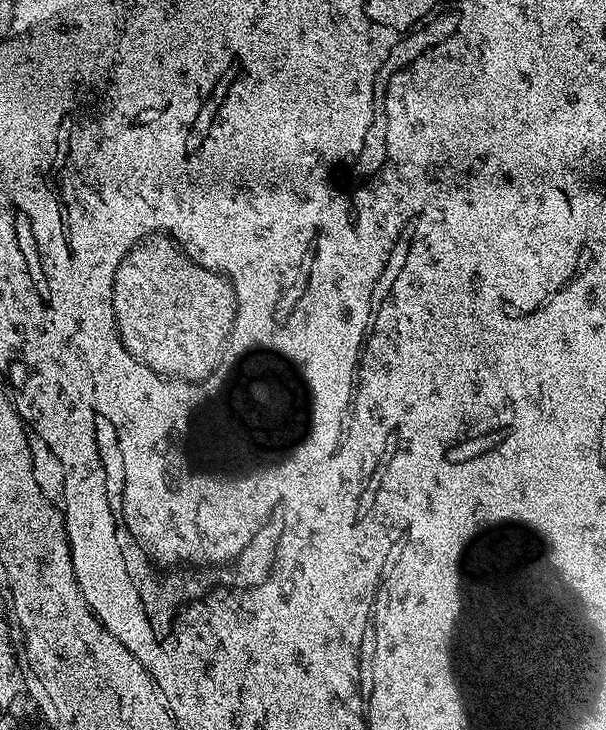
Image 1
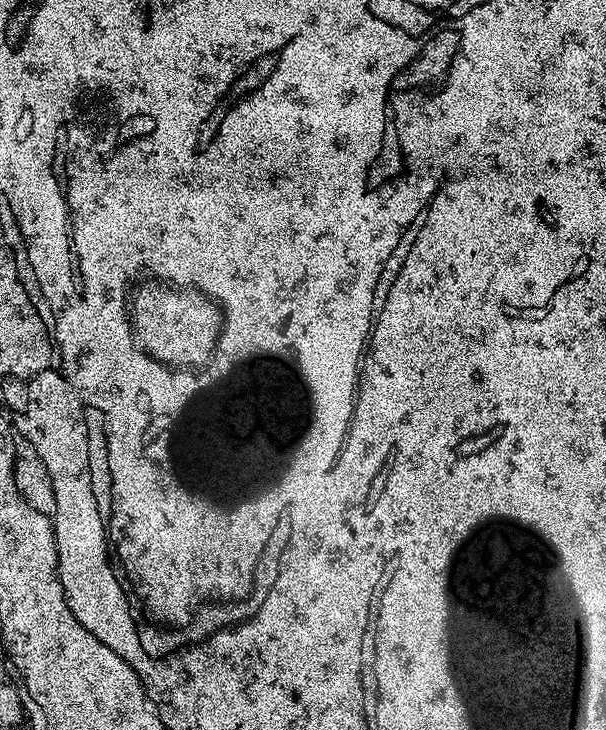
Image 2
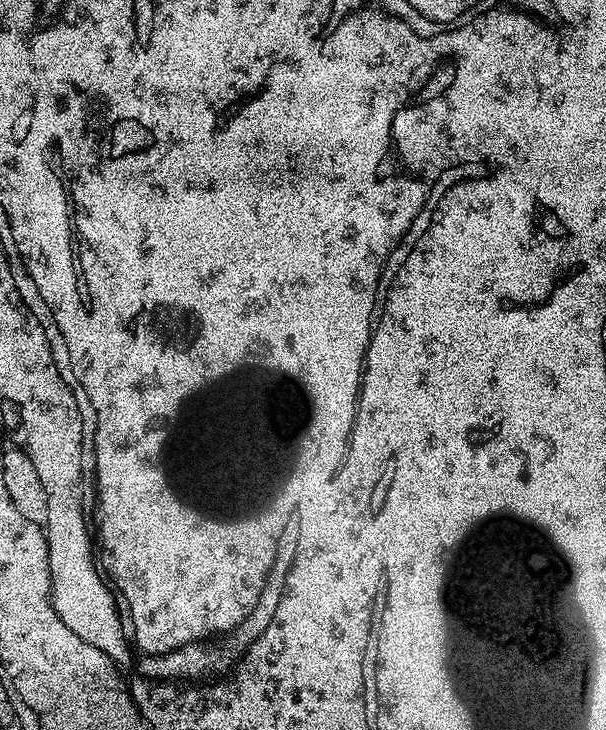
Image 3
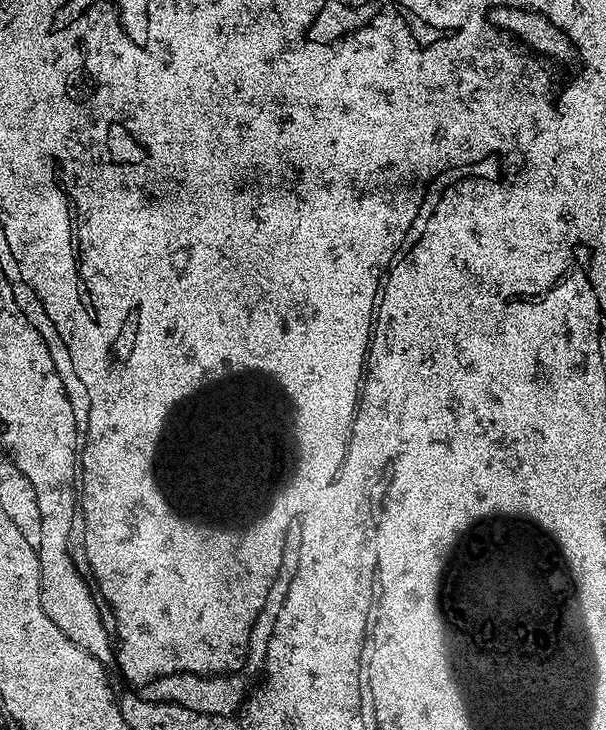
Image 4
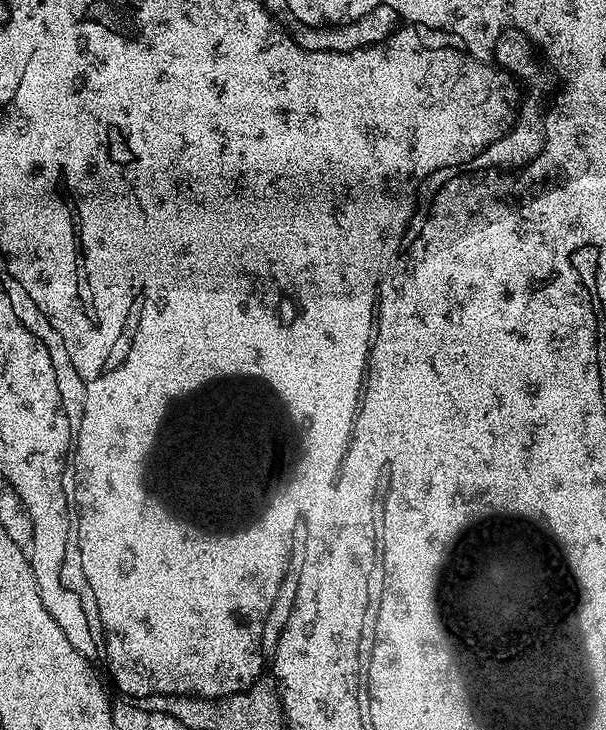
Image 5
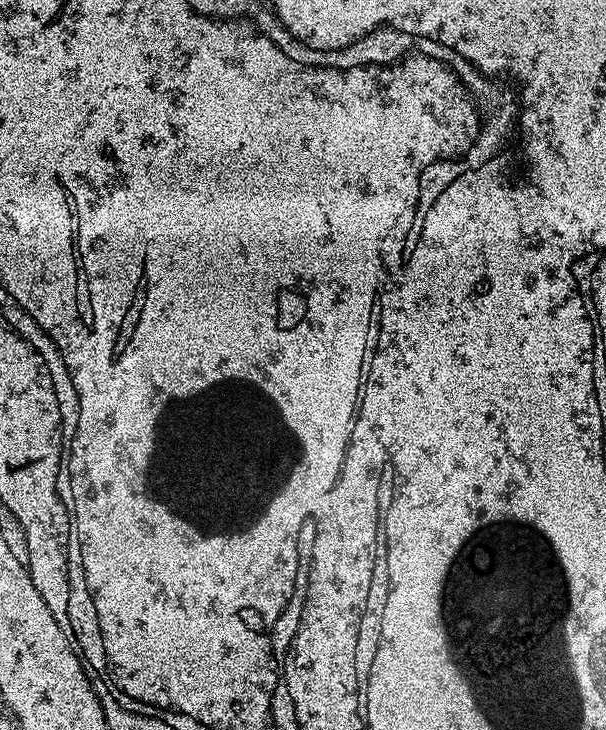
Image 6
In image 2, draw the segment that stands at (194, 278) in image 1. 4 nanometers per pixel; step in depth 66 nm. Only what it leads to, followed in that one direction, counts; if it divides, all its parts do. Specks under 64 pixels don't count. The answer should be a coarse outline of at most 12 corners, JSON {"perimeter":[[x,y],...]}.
{"perimeter":[[164,282],[130,296],[132,335],[155,360],[199,370],[222,309]]}

